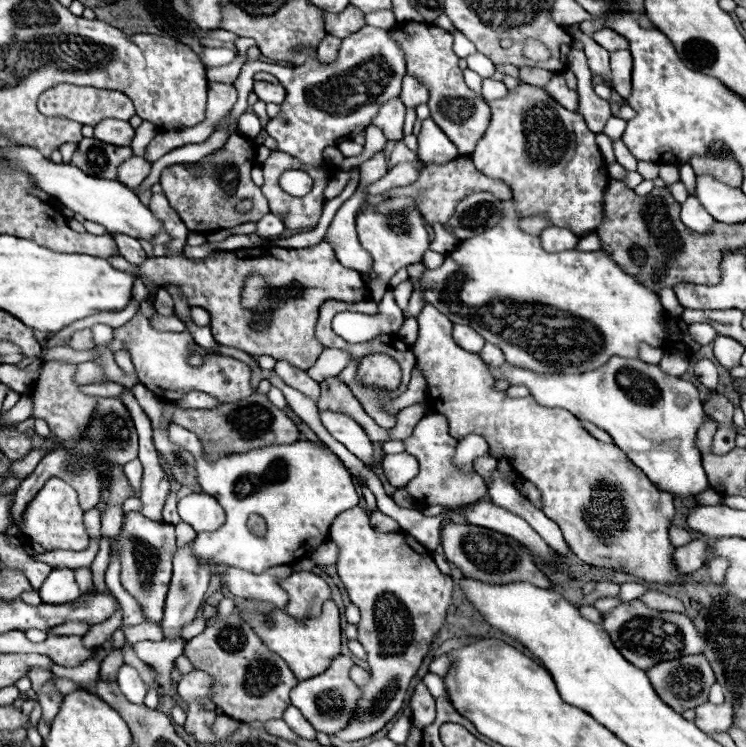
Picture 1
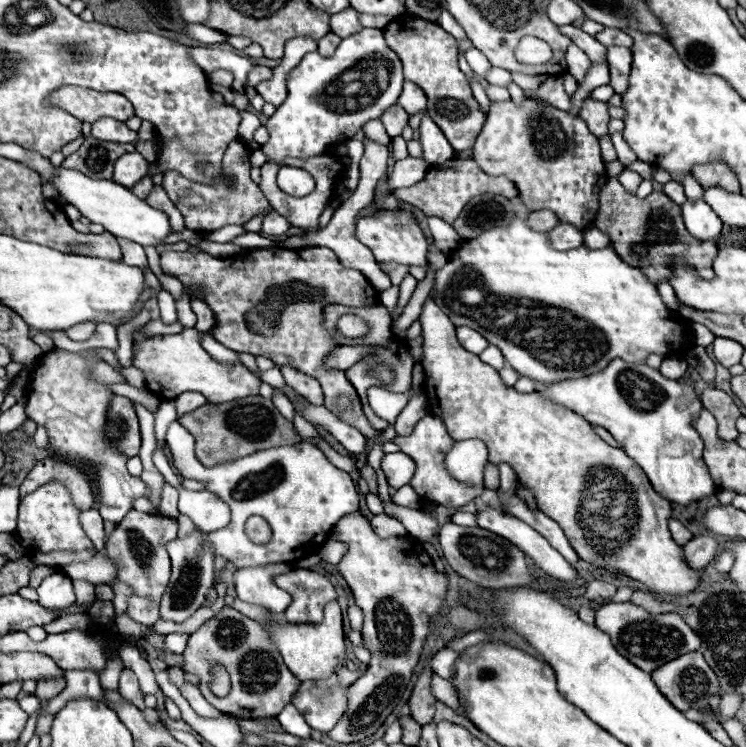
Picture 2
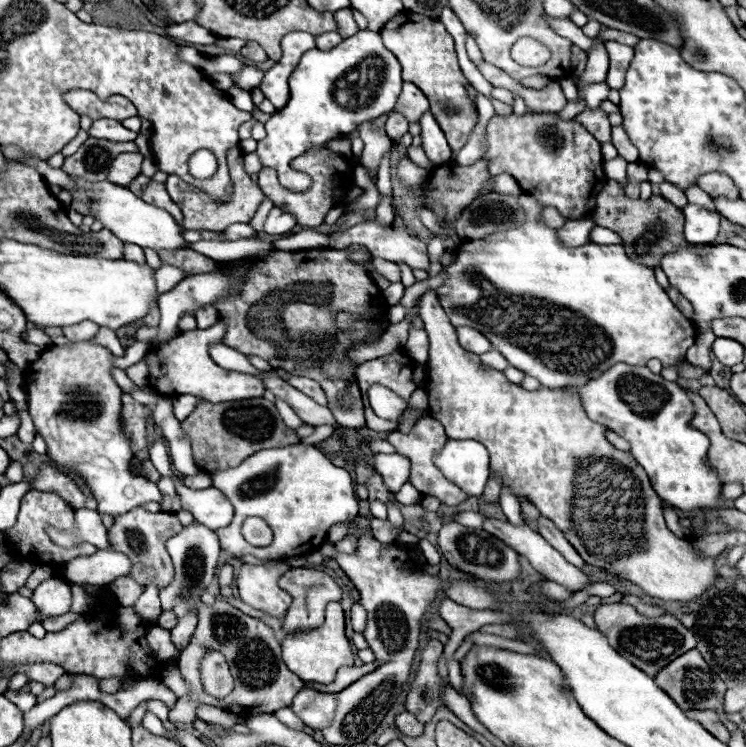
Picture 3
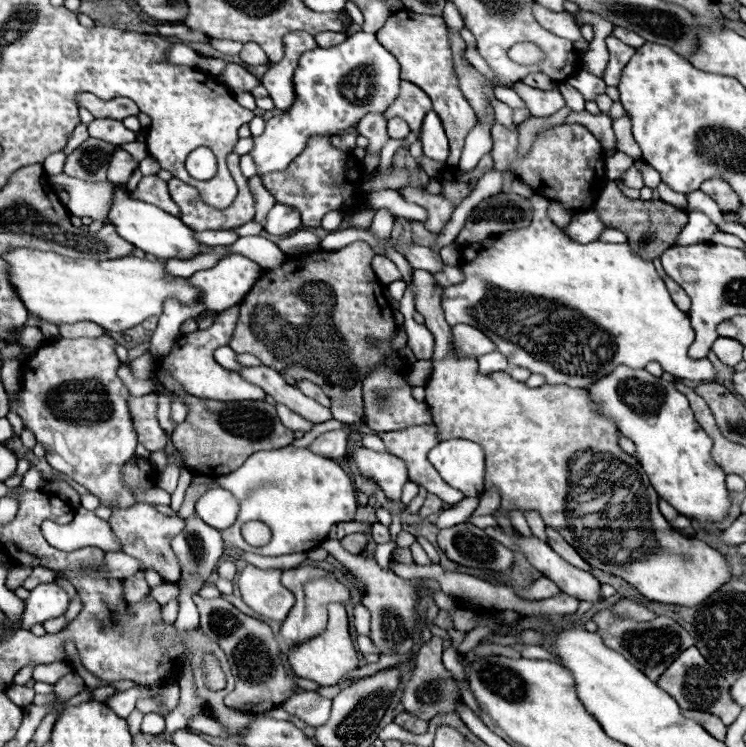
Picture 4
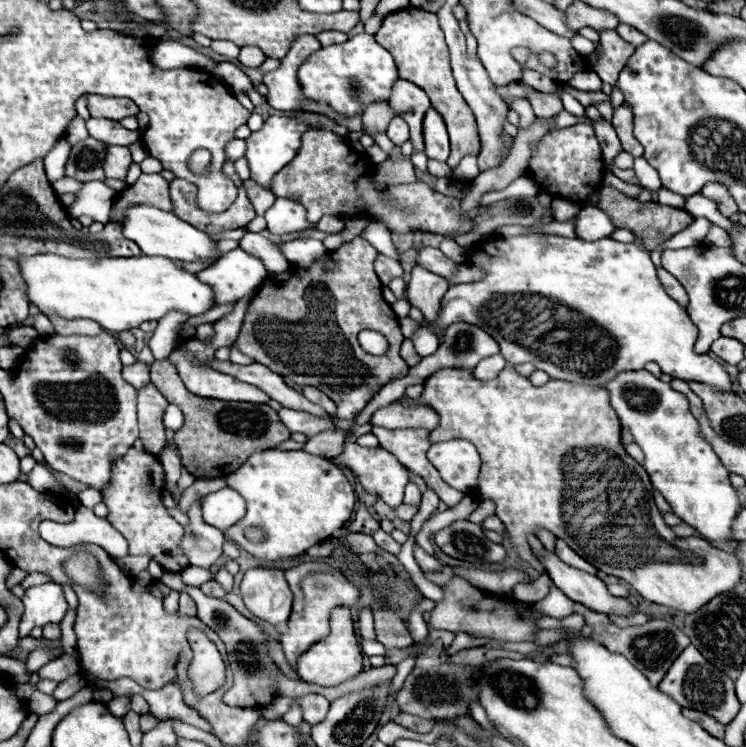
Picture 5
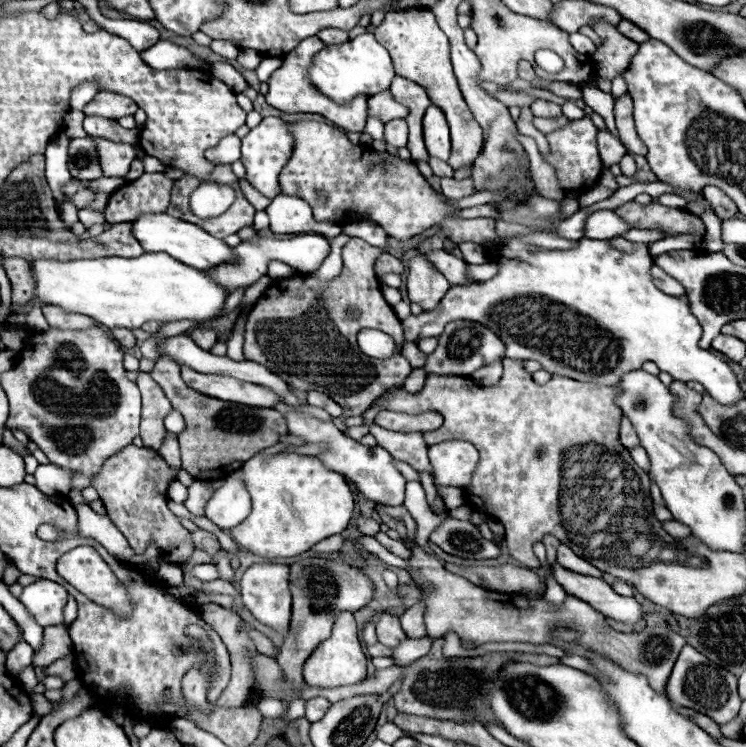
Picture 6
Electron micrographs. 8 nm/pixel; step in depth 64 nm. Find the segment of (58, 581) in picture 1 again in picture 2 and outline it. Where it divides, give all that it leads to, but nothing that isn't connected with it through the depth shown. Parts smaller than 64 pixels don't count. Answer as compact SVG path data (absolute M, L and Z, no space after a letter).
M56 572L42 580L42 584L36 588L38 592L38 604L46 610L66 610L74 604L74 588L72 580L64 572Z

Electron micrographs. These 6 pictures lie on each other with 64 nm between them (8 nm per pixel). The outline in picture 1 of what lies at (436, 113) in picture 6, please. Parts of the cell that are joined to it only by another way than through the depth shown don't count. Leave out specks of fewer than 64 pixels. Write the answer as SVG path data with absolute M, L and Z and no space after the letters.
M432 118L422 120L422 130L418 136L418 158L424 164L446 164L458 158L456 146L450 138L434 124Z

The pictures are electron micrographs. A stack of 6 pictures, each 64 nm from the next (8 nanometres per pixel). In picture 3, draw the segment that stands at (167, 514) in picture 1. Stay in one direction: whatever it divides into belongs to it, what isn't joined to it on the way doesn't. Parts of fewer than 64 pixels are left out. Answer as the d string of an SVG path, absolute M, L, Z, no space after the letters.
M162 476L158 482L160 492L164 494L164 502L162 502L162 510L164 512L172 512L172 498L176 496L176 484L170 476Z

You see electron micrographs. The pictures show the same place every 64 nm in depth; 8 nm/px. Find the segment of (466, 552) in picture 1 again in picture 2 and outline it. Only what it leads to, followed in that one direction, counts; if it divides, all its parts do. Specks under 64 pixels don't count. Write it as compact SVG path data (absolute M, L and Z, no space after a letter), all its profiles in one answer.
M444 524L438 534L444 558L448 564L464 578L484 586L484 588L514 588L532 582L526 556L522 550L512 546L506 538L488 532L484 528L464 528L464 526L448 526Z

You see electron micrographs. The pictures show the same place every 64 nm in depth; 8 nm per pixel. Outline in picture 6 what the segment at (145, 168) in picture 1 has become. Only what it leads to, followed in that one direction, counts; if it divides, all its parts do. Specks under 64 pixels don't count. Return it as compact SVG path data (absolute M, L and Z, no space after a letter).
M92 138L92 140L96 144L104 176L124 178L128 174L130 162L136 158L136 148L124 146L124 142L108 142L106 138Z

